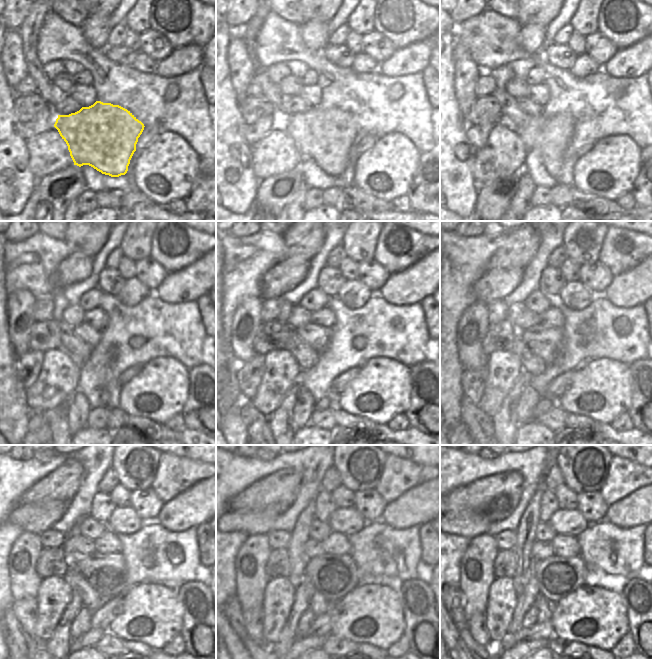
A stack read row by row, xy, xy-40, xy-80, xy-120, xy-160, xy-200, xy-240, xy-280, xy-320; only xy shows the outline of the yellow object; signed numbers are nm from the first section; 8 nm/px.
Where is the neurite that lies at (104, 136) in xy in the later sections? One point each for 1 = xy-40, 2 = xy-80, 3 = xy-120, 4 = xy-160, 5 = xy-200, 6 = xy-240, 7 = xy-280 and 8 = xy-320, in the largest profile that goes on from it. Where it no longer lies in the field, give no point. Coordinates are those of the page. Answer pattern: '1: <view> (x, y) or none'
1: xy-40 (325, 135)
2: xy-80 (551, 136)
3: xy-120 (104, 395)
4: xy-160 (324, 403)
5: xy-200 (544, 405)
6: xy-240 (90, 639)
7: xy-280 (301, 645)
8: xy-320 (524, 648)

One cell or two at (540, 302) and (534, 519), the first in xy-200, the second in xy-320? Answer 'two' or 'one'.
two

